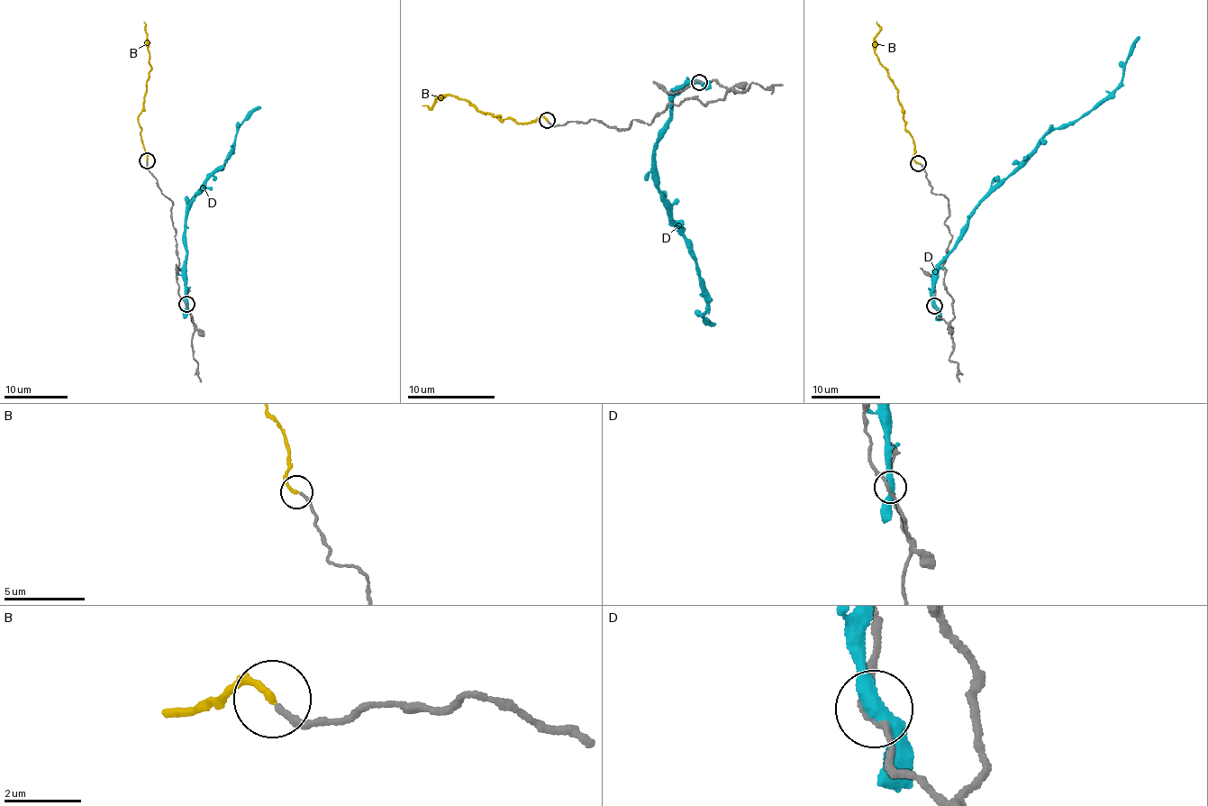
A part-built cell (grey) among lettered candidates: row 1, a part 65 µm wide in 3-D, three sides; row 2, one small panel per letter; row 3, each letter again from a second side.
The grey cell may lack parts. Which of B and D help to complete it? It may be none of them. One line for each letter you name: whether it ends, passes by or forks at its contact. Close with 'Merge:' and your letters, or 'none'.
B: It ends there
Merge: B

